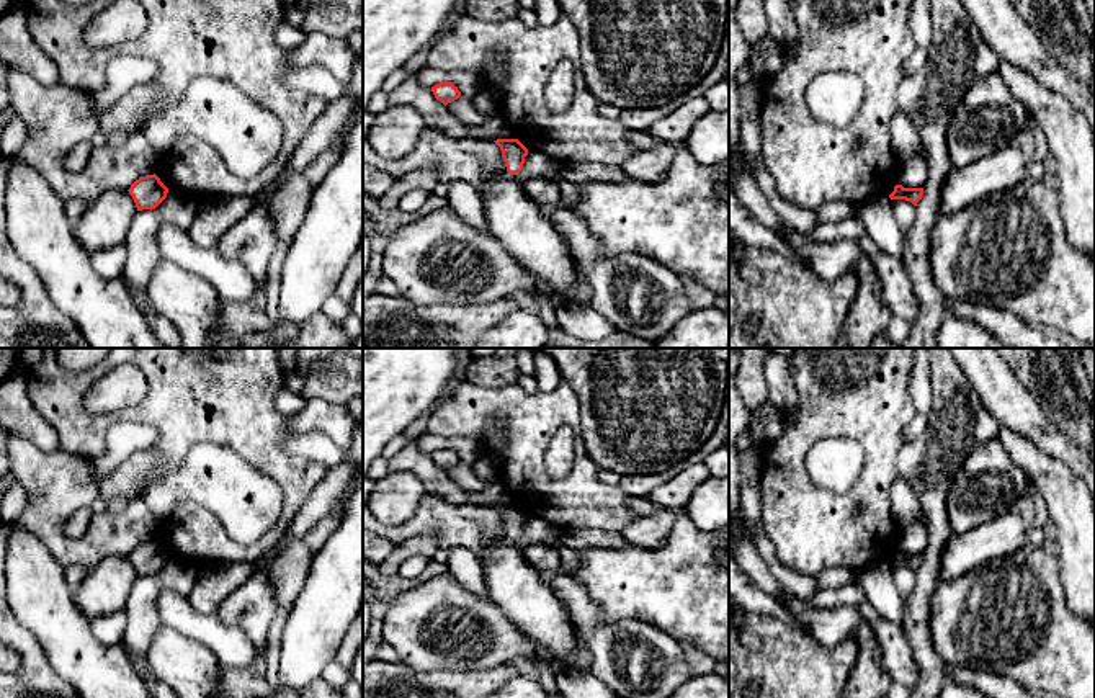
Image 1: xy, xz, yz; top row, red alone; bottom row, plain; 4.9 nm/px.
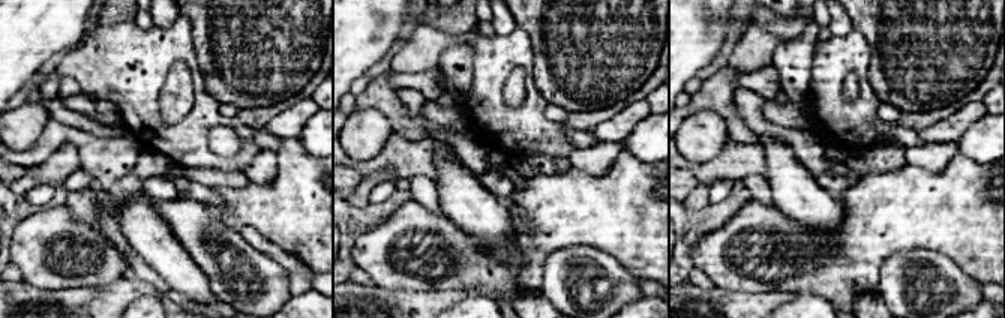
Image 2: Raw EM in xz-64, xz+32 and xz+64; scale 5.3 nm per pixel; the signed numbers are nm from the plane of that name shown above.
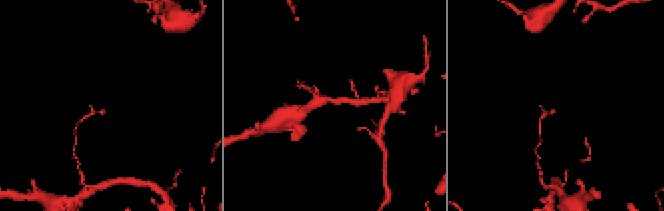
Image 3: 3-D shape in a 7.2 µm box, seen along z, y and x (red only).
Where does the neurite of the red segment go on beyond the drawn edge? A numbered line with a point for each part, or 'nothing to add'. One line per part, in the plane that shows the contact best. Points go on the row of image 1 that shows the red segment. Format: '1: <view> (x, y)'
nothing to add

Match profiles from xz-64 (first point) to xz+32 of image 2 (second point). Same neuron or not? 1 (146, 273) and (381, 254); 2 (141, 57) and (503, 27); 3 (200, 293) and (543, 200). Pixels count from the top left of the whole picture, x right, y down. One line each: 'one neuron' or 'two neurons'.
1: two neurons
2: two neurons
3: two neurons

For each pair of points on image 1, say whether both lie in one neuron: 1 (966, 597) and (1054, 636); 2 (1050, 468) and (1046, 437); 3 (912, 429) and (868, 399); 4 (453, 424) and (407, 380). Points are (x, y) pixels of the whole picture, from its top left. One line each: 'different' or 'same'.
1: same
2: different
3: different
4: different

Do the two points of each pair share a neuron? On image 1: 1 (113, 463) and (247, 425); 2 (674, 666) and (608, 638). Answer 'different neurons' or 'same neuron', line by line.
1: different neurons
2: same neuron

